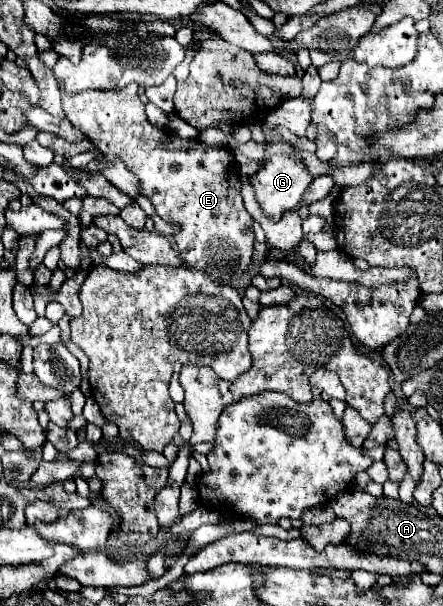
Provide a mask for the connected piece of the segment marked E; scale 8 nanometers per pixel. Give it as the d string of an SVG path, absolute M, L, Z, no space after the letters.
M128 83L124 89L76 95L62 91L62 105L68 121L90 137L104 157L120 157L136 173L142 195L154 203L156 213L182 227L174 243L186 267L204 271L216 281L240 277L250 267L254 219L242 205L240 175L230 151L208 147L196 139L182 139L170 129L152 125L146 119L136 83Z

